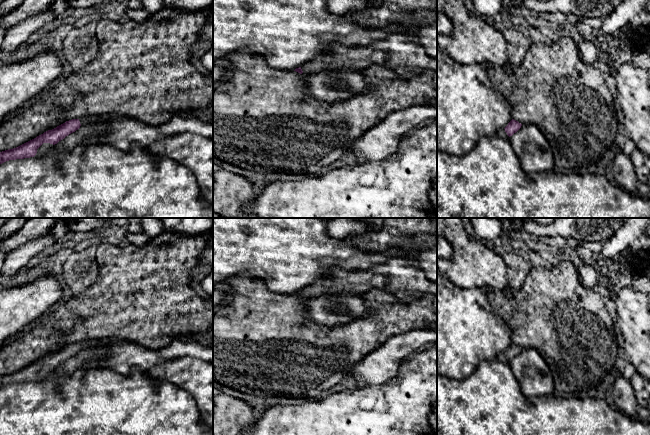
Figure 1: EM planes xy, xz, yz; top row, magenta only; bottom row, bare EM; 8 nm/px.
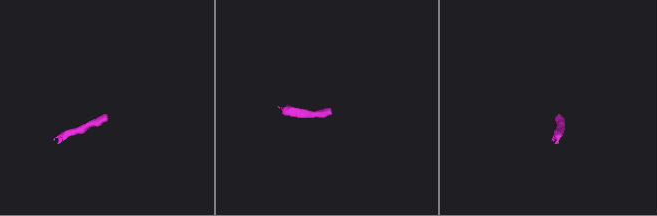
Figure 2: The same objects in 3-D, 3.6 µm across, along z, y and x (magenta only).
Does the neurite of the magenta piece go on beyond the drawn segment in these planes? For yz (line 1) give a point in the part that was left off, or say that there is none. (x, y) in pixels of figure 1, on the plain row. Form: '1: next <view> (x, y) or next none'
1: next yz (501, 357)

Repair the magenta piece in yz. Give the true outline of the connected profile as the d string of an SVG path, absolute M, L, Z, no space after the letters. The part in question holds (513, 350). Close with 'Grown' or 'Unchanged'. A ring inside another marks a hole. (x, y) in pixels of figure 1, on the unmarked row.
M512 343L504 353L500 353L497 355L496 360L503 363L507 363L510 360L512 360L514 357L516 357L521 352L521 350L522 350L521 347Z. Grown

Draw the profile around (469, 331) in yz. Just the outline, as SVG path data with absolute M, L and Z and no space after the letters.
M437 268L437 374L463 380L482 361L496 360L511 344L511 329L494 311L486 292L478 287L458 287Z

